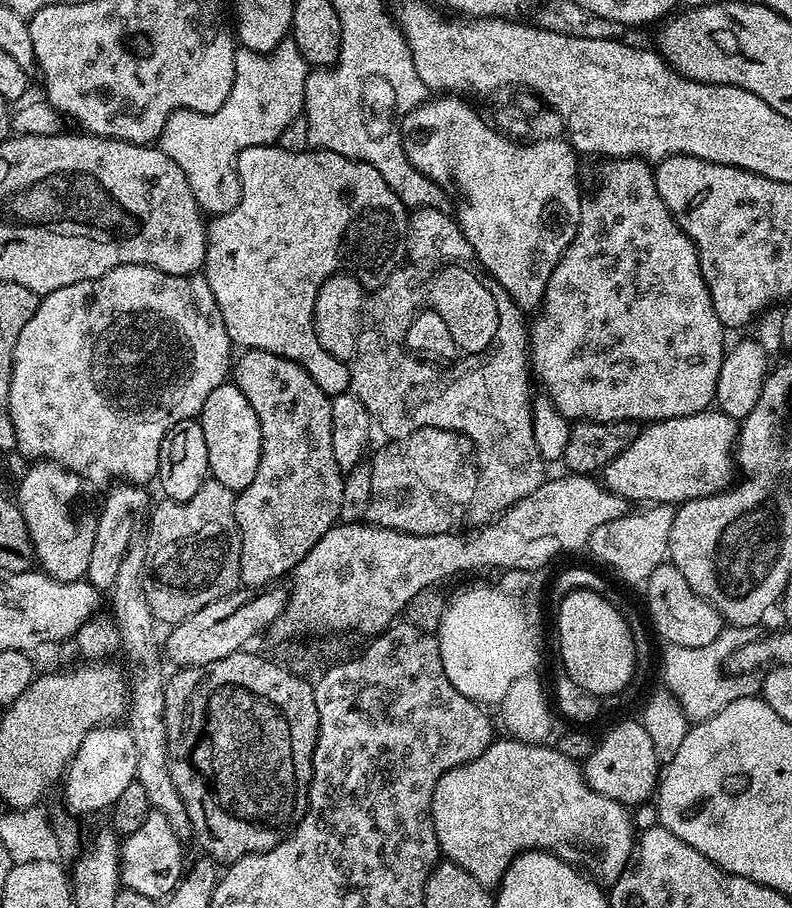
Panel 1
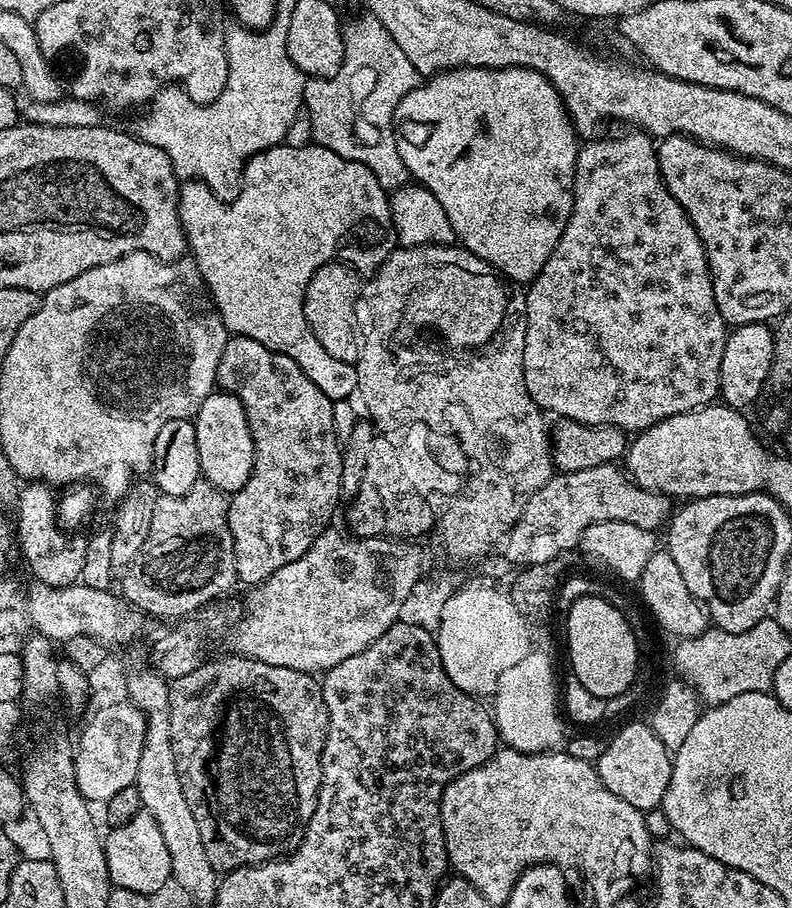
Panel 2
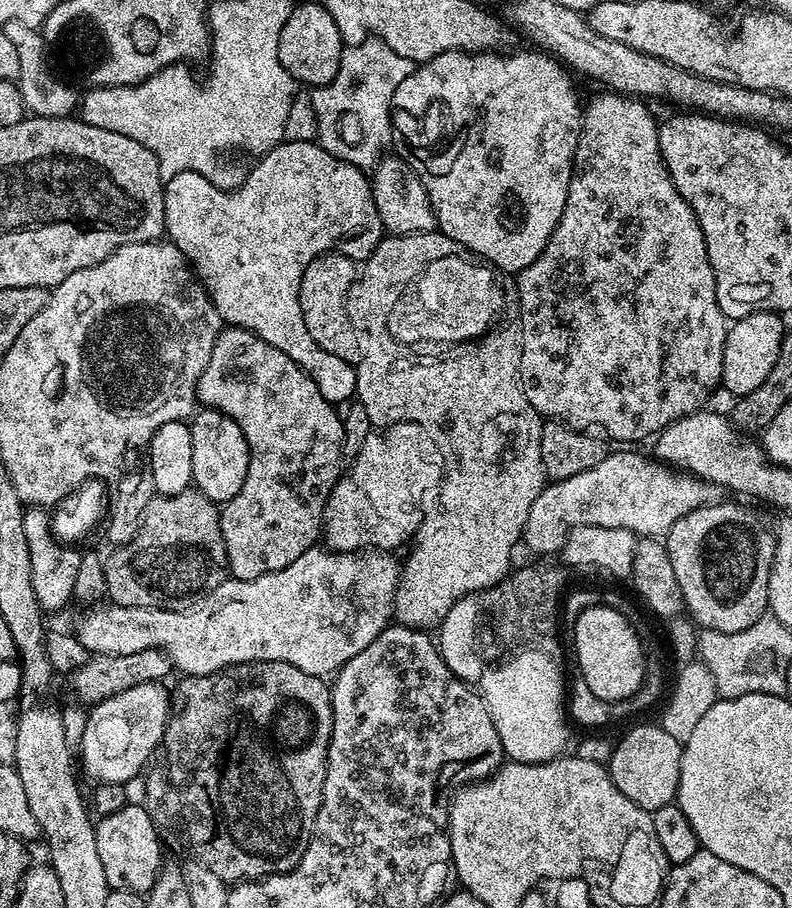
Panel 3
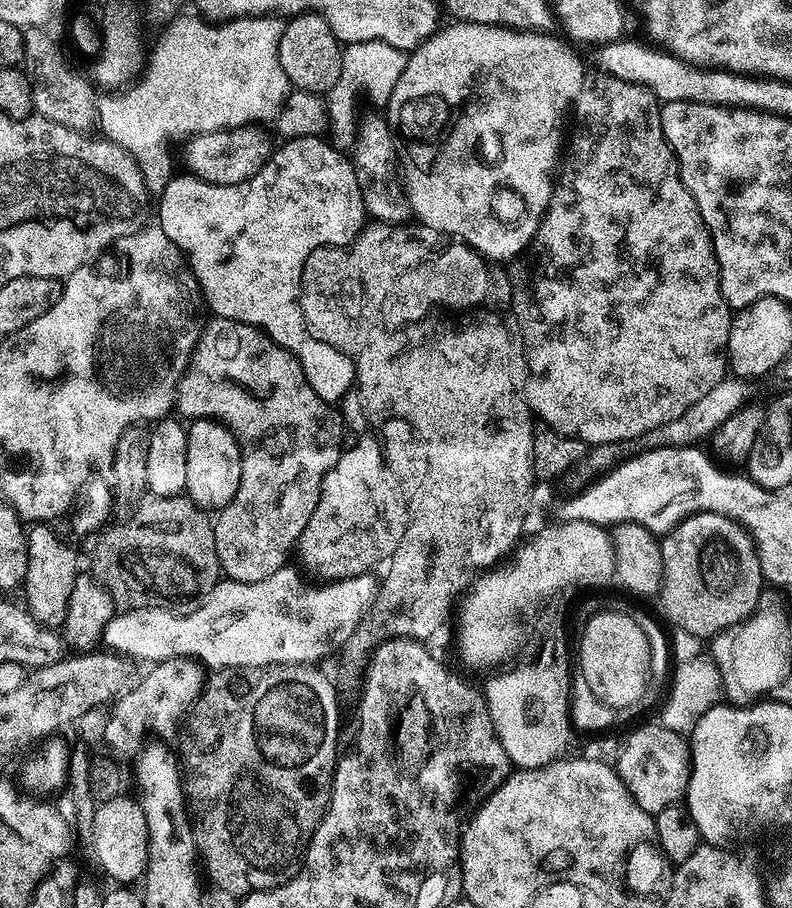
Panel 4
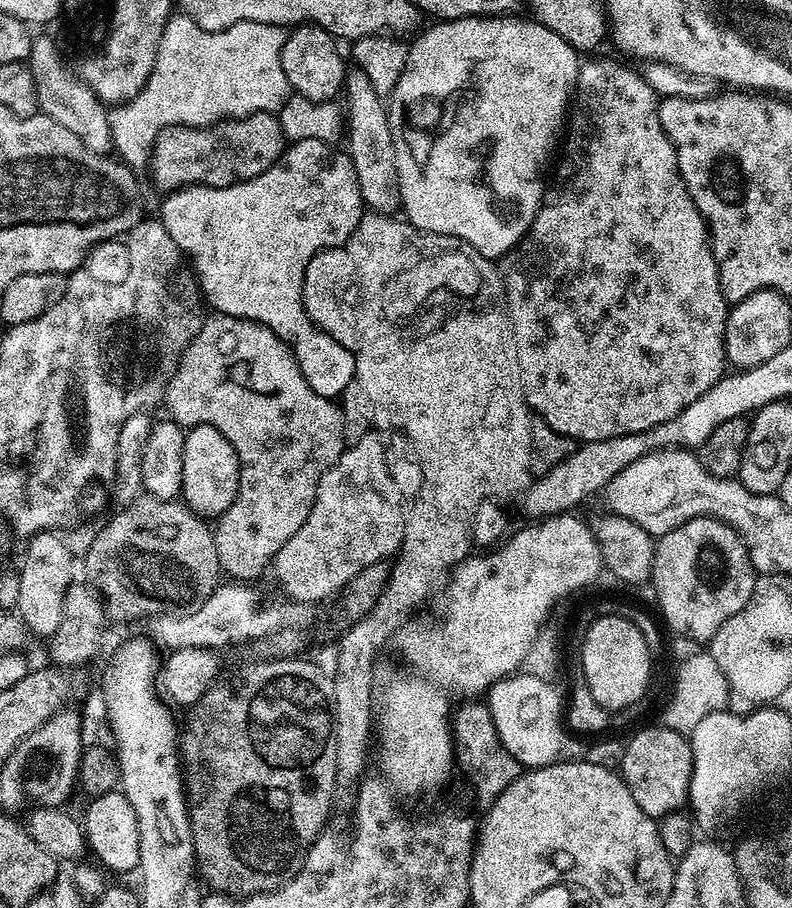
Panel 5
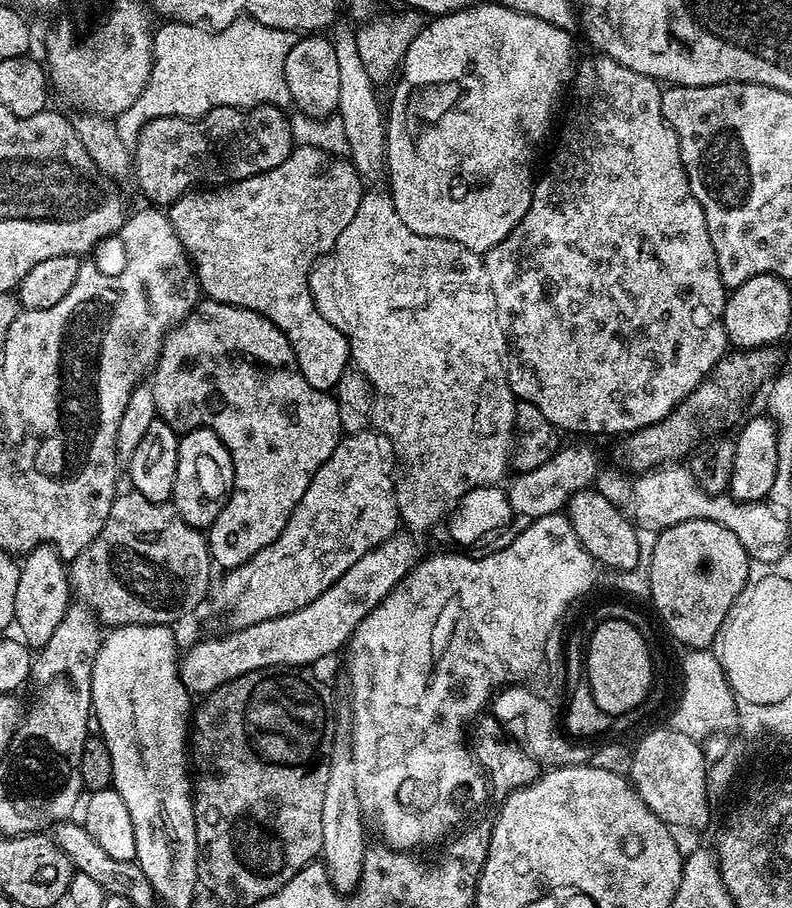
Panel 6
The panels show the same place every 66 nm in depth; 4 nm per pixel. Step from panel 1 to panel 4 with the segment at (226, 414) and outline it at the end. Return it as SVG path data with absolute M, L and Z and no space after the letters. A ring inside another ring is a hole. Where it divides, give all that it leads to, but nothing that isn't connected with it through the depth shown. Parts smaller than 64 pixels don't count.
M192 420L187 425L186 486L184 492L199 508L219 510L225 508L234 494L240 491L242 458L234 434L218 420Z

